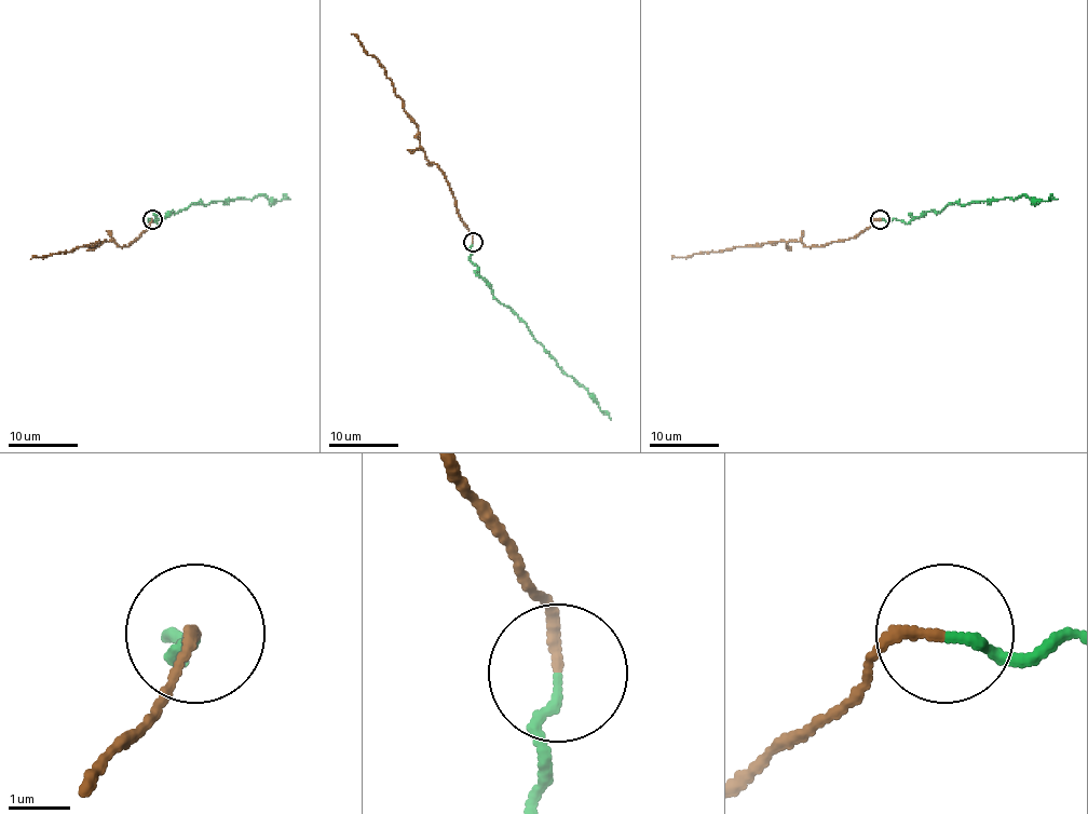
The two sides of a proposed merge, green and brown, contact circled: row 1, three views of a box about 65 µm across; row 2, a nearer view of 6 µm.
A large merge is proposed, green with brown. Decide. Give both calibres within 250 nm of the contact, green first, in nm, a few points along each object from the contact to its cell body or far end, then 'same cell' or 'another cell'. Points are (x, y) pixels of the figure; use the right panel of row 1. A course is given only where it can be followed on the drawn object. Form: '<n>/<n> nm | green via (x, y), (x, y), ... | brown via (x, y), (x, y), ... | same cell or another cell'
140/160 nm | green via (881, 218), (887, 221), (896, 218), (909, 224), (955, 203), (968, 204), (1020, 195), (1045, 201), (1058, 199) | brown via (881, 218), (853, 238), (819, 246), (806, 246), (801, 241), (783, 241), (671, 259) | same cell

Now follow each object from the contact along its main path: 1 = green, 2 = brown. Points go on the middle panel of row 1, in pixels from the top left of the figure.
1: (472, 243), (471, 258), (491, 294), (519, 317), (611, 420)
2: (472, 243), (448, 181), (426, 159), (418, 125), (406, 112), (384, 67), (351, 34)

